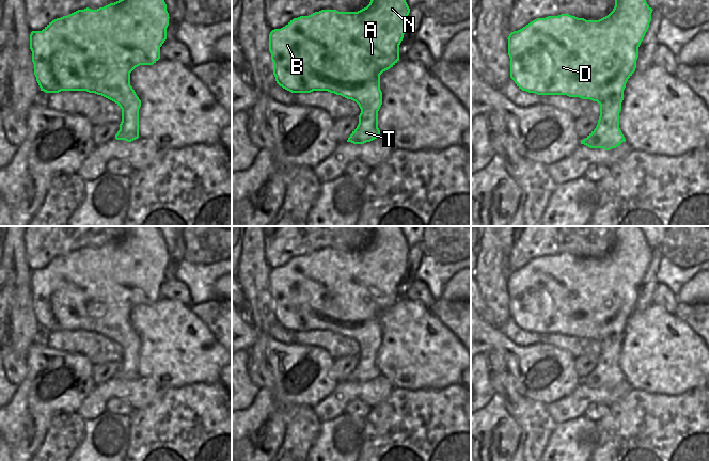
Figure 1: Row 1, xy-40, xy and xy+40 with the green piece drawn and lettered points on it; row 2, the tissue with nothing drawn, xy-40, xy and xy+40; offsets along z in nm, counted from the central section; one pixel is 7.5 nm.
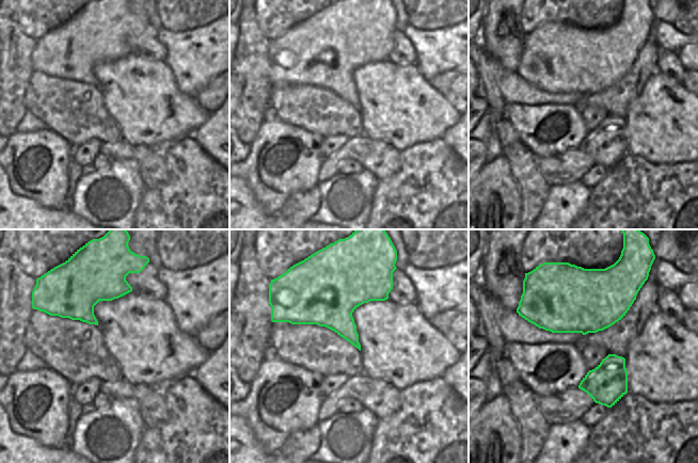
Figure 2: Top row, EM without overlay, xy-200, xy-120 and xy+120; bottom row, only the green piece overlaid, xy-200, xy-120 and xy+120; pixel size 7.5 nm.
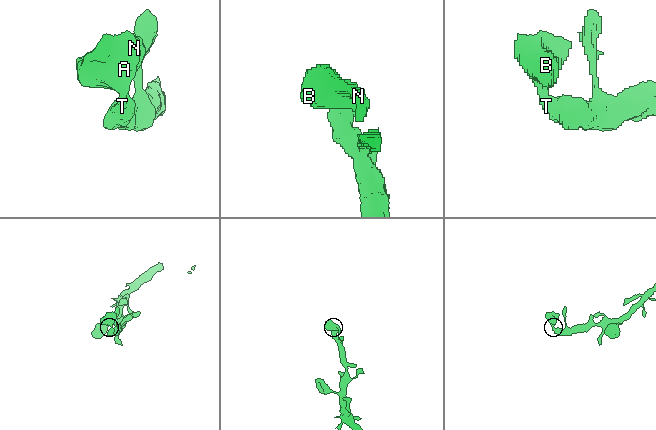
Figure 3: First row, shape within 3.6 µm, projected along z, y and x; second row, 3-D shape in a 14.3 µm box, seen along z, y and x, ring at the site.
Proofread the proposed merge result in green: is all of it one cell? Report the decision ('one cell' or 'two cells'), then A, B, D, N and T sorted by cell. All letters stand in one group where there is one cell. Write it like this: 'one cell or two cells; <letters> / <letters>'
one cell; A B D N T

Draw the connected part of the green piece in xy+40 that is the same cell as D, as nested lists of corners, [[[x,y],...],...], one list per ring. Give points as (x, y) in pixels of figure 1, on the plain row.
[[[617,226],[613,250],[599,259],[569,253],[537,257],[508,275],[510,317],[522,330],[537,334],[567,334],[600,344],[596,367],[581,383],[610,390],[626,378],[619,367],[624,329],[636,307],[638,286],[649,267],[652,248],[638,226]]]

